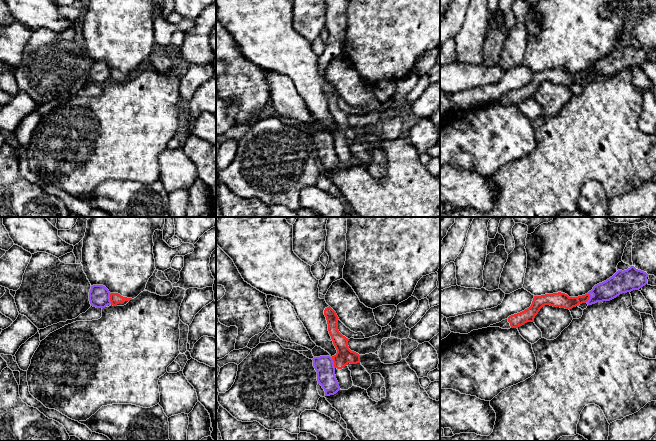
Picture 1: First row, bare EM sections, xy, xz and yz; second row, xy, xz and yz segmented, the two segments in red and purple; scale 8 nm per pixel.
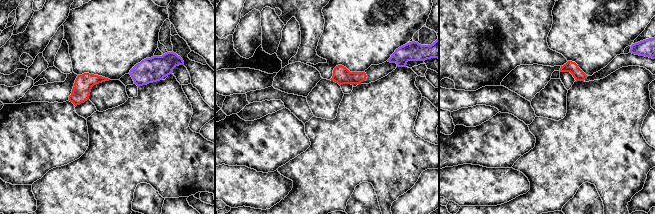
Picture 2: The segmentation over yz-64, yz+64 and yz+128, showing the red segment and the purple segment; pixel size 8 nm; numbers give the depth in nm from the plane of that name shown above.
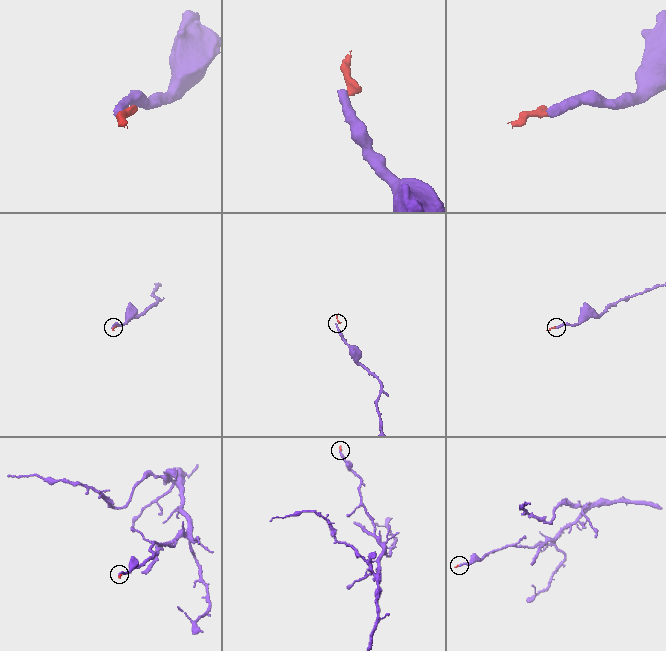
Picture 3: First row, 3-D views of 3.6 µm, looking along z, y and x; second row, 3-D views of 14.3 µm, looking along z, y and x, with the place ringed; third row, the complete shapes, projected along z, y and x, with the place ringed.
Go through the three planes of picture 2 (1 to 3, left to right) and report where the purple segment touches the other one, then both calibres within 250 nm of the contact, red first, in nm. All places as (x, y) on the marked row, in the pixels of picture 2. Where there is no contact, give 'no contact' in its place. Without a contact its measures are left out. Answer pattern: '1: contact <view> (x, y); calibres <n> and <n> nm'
1: no contact
2: no contact
3: no contact

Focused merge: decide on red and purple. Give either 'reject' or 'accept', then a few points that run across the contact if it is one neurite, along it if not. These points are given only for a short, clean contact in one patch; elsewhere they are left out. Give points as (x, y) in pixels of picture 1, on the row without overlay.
reject; line xy (111, 69), (110, 79)

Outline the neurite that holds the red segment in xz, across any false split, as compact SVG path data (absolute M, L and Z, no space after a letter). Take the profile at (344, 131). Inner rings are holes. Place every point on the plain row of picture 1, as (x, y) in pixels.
M329 82L325 84L324 91L328 100L328 107L337 126L332 132L336 155L341 166L348 166L353 162L351 147L347 140L360 139L360 131L351 127L348 122L349 115L343 112L338 106L338 92L336 88Z

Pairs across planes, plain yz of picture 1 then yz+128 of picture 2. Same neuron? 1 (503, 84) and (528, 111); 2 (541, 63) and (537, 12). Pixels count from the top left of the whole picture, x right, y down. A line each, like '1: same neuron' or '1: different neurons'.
1: different neurons
2: different neurons

